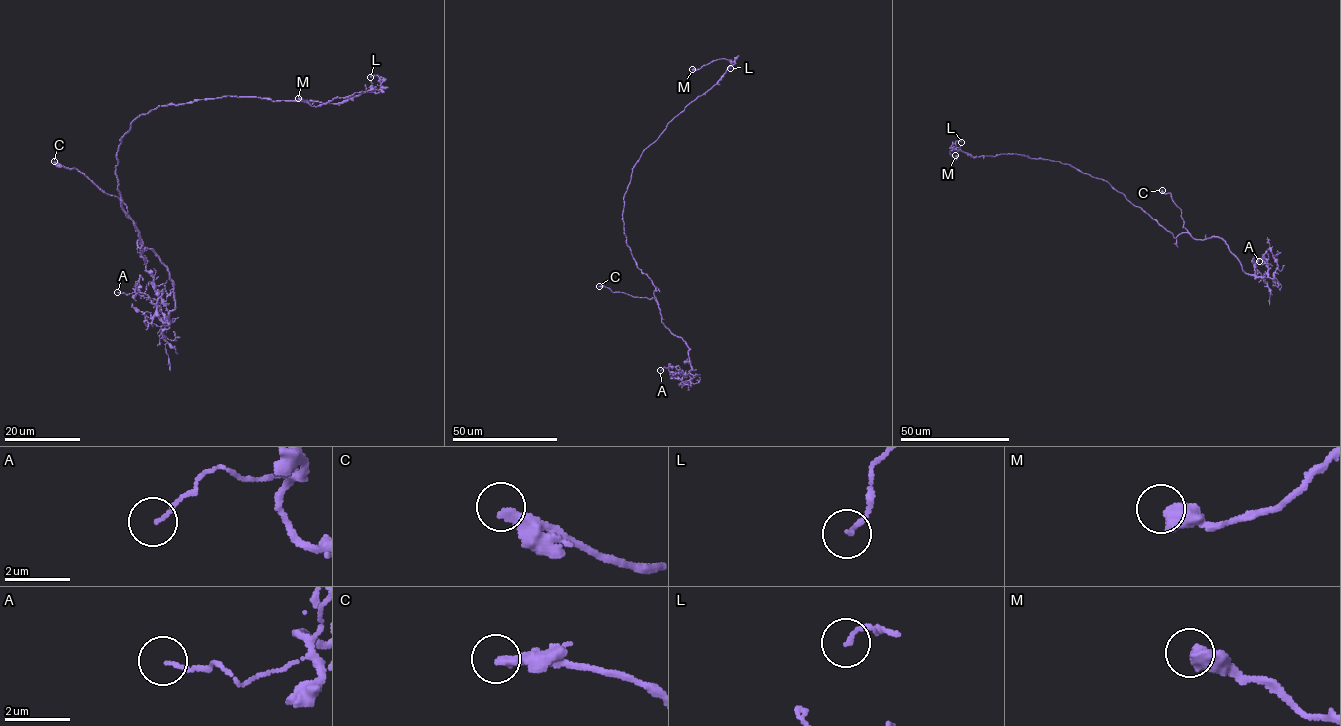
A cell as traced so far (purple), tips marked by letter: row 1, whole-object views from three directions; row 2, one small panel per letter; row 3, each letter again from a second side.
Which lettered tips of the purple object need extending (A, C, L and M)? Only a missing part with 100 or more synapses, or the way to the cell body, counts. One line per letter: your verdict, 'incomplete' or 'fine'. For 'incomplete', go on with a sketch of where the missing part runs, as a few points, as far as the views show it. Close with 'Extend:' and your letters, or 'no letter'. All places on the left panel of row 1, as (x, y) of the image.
A: fine
C: incomplete; course (54, 161), (38, 146), (28, 127), (28, 117)
L: fine
M: fine
Extend: C

